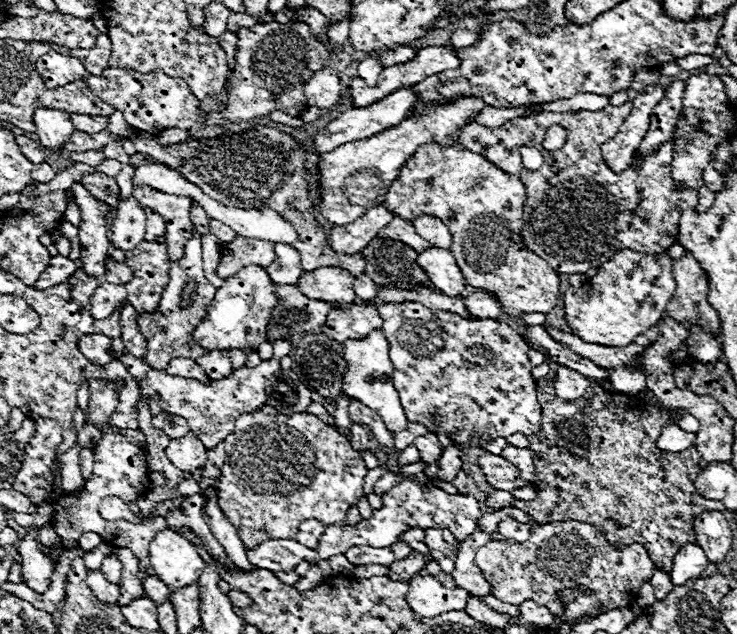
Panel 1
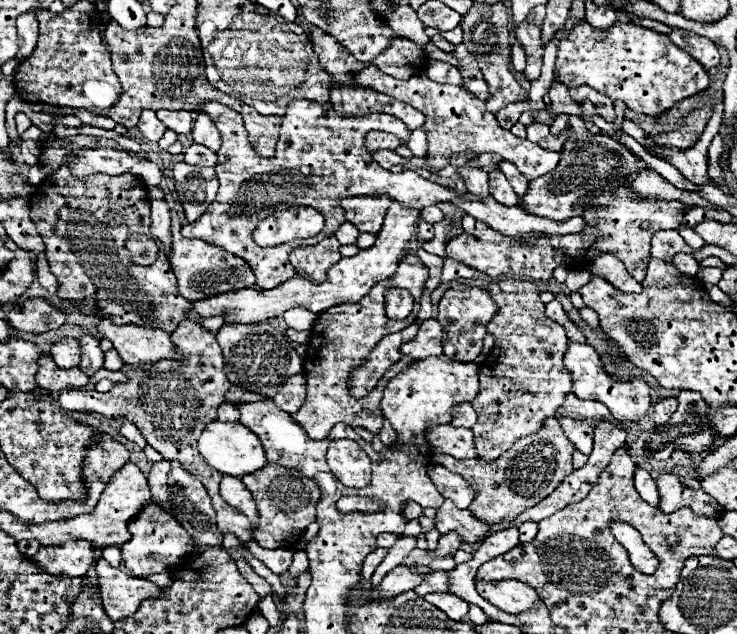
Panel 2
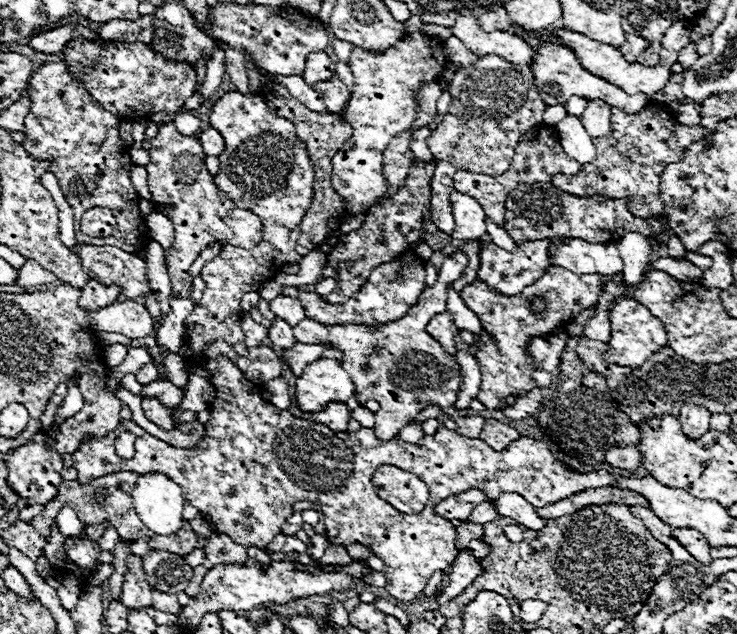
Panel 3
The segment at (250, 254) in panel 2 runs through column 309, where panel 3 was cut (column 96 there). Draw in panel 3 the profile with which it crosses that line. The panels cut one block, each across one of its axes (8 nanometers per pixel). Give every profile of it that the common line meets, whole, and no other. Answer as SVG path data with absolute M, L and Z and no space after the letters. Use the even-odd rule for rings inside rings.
M46 62L36 68L28 80L28 96L30 96L30 112L24 118L24 148L36 160L48 160L50 170L56 174L60 190L70 204L76 220L76 246L72 252L78 252L78 246L84 244L106 244L106 240L86 240L78 232L78 220L86 208L104 206L116 210L118 232L114 240L108 240L110 246L122 248L130 254L146 252L148 228L138 210L140 196L136 194L130 182L130 154L126 142L118 134L120 120L108 112L100 102L96 102L82 84L78 84L66 70L62 62Z

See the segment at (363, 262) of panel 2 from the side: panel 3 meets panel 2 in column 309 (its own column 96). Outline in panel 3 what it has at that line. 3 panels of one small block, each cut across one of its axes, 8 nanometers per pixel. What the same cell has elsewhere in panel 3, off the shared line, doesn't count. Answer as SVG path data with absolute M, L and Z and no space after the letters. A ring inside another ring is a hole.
M90 280L86 284L86 288L82 288L82 296L80 296L78 304L82 310L98 310L98 308L114 304L118 294L120 294L120 288L116 284L104 286L96 280Z

